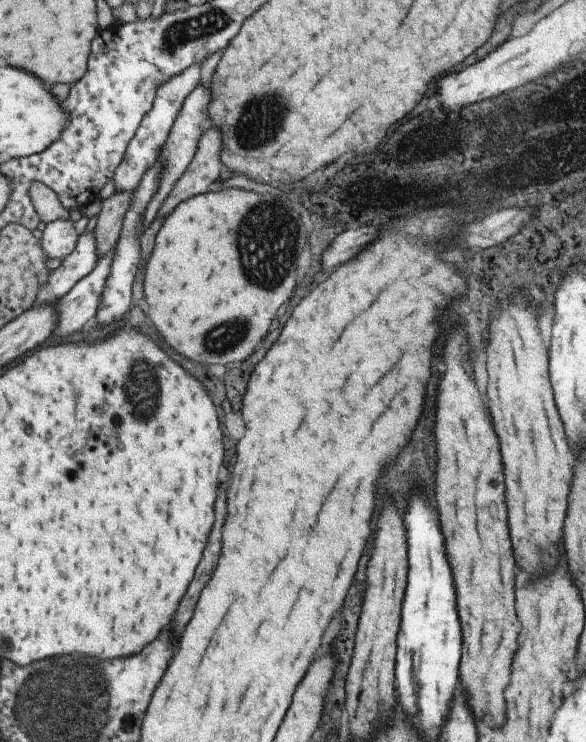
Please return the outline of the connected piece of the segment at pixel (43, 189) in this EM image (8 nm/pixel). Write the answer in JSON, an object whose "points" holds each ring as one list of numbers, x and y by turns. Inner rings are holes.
{"points":[[39,183,31,184,28,198,37,214,38,221,45,225,58,219,68,220,68,211,60,206,53,188]]}

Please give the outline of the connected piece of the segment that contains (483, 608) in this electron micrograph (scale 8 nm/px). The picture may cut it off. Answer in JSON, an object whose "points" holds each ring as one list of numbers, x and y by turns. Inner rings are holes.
{"points":[[453,328,443,344,441,362,445,372,437,382,437,398,435,398,435,448,437,448,437,472,435,472,435,504,439,512,439,526,443,530,443,540,447,546,447,560,451,562,451,572,455,578,455,594,457,594,457,614,463,630,463,654,459,662,461,686,467,694,467,704,471,706,475,718,481,714,489,716,491,726,499,726,503,722,503,688,509,684,509,666,515,650,515,640,519,634,519,622,515,616,513,604,513,552,509,544,507,532,507,510,505,510,505,488,503,488,503,468,497,446,497,436,487,418,485,406,481,404,481,396,477,384,473,380,469,356,467,356,467,340,463,328]]}

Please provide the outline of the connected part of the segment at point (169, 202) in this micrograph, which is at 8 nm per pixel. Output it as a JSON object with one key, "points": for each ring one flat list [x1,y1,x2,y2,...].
{"points":[[207,126,198,139,192,160,183,170,179,178,177,178,177,181,172,185,168,196,161,202,154,217,155,219,167,217,175,209,175,206,178,206,183,200,199,195,201,192,207,192,207,186,217,178,219,168,221,168,221,162,219,162,219,158,217,158,217,152,219,152,219,134,217,134,215,128]]}

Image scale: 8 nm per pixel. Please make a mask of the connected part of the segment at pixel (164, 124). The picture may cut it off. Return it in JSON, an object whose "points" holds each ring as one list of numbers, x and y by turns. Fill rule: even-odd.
{"points":[[201,63,189,66,180,74,172,77,165,82,156,92,152,108,142,117,136,132,126,147,121,163,115,168,112,178,115,193,133,191,139,183,141,176,150,168,153,161,156,160,159,150,163,147,166,137,170,132,174,119,179,113,183,100,191,90,195,88,199,81,199,66]]}

